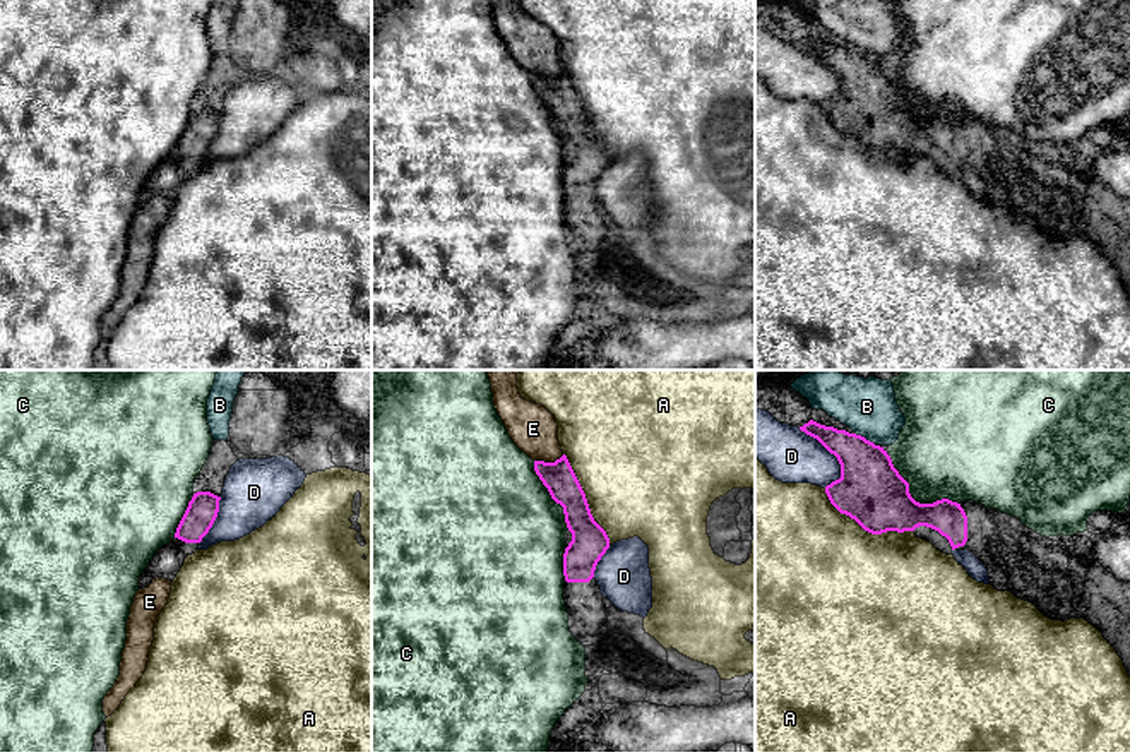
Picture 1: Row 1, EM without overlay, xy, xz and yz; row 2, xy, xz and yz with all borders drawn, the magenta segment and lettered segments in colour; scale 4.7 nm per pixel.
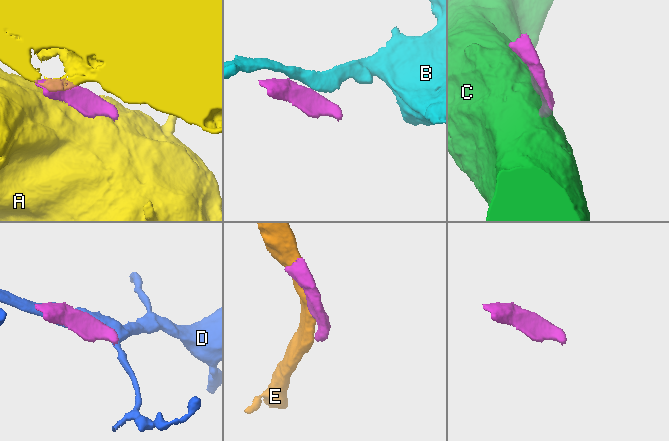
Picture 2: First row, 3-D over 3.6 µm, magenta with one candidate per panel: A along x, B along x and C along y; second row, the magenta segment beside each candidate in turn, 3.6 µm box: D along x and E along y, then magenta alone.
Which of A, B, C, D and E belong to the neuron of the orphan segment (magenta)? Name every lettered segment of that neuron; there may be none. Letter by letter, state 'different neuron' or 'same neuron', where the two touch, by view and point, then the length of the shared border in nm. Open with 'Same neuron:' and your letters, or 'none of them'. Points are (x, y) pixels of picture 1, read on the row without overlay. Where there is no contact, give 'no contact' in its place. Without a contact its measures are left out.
Same neuron: none of them
A: different neuron; meets magenta in yz at (865, 146); contact 460 nm long
B: different neuron; meets magenta in yz at (865, 55); contact 140 nm long
C: different neuron; meets magenta in yz at (911, 113); contact 440 nm long
D: different neuron; meets magenta in yz at (829, 67); contact 320 nm long
E: different neuron; meets magenta in xz at (548, 79); contact 150 nm long

